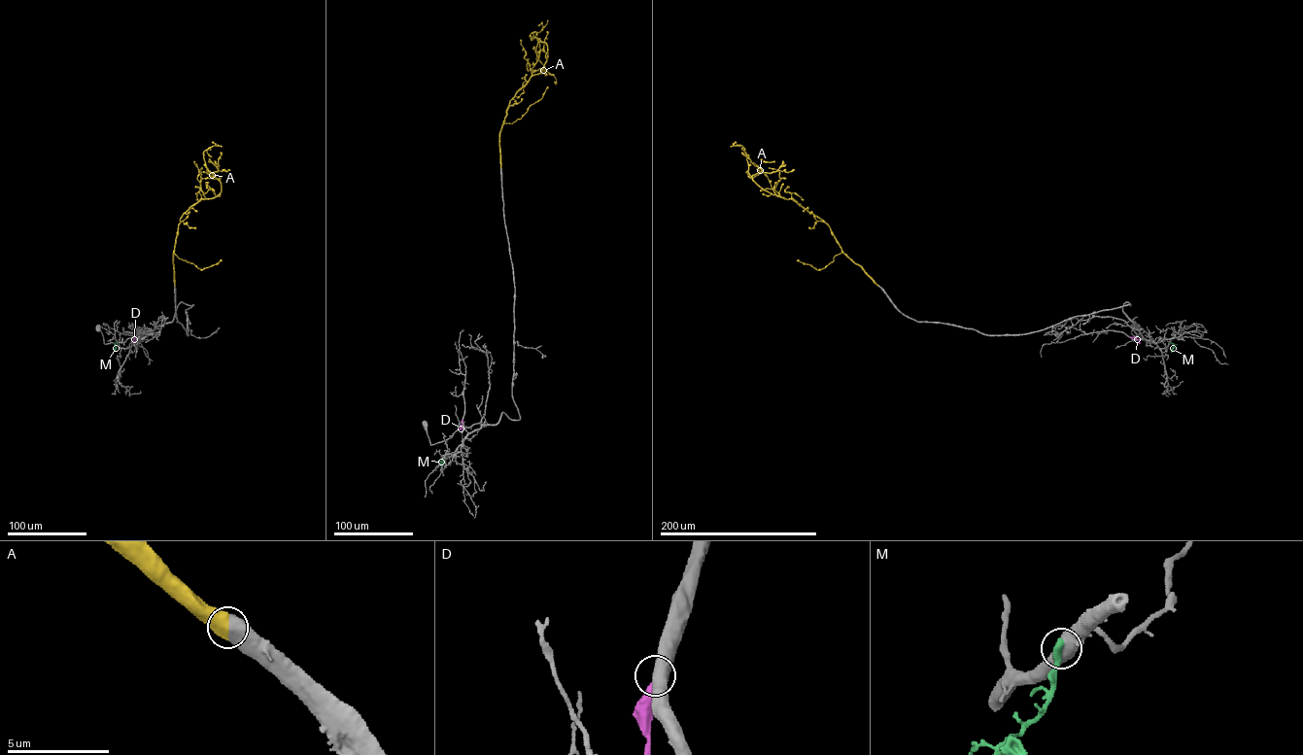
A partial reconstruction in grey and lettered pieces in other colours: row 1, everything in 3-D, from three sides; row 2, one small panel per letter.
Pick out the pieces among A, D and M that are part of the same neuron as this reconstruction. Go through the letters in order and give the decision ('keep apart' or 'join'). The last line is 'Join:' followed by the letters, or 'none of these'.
A: join
D: keep apart
M: keep apart
Join: A

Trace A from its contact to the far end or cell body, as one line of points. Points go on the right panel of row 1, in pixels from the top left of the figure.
A: (878, 286), (844, 253), (823, 220), (792, 199), (764, 190), (753, 180), (742, 146), (736, 146), (736, 142)

